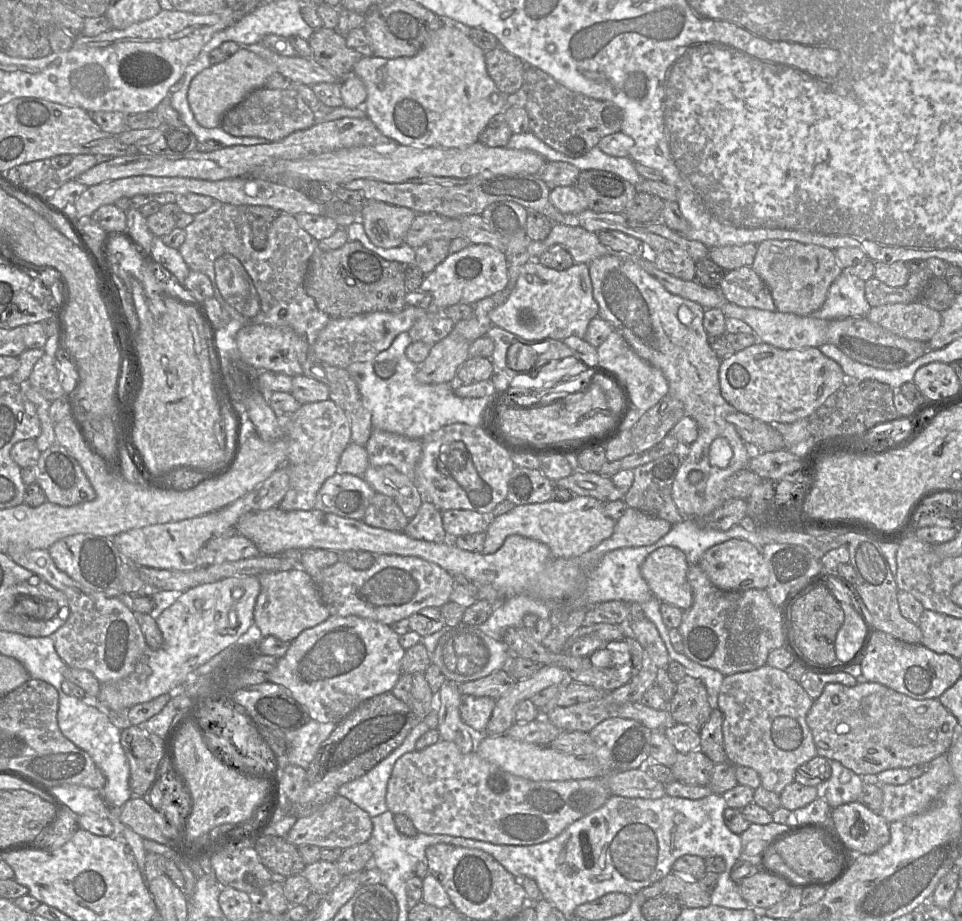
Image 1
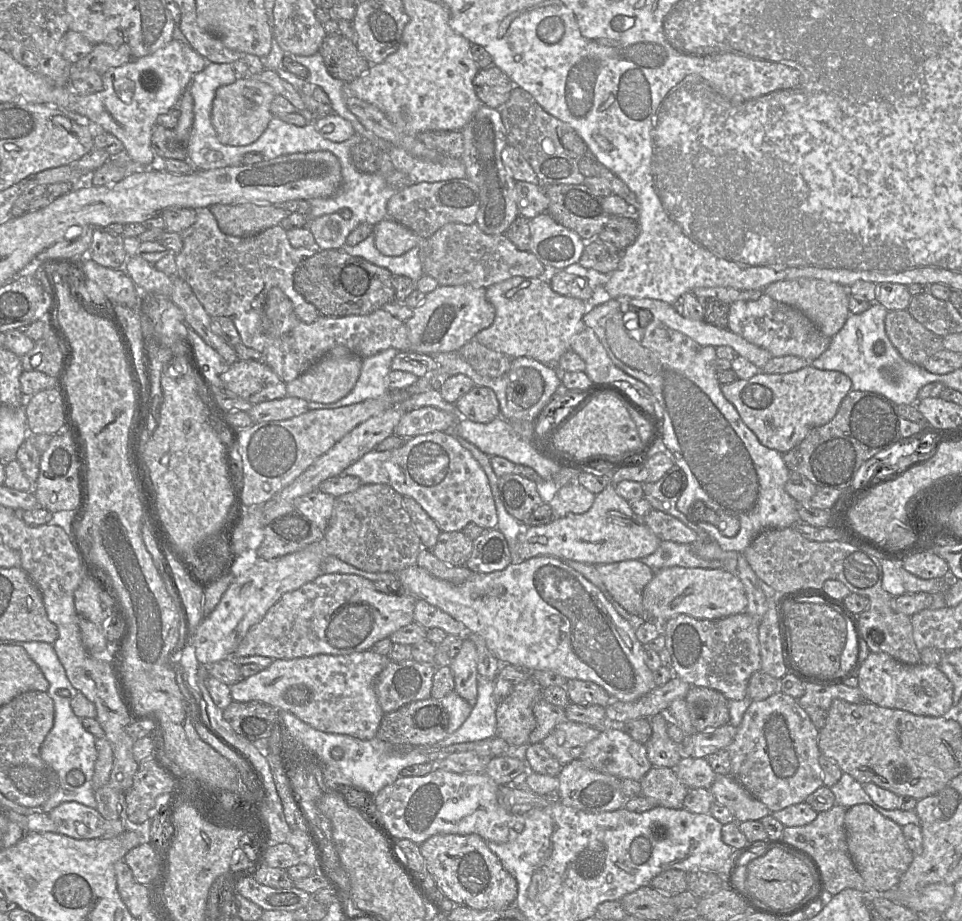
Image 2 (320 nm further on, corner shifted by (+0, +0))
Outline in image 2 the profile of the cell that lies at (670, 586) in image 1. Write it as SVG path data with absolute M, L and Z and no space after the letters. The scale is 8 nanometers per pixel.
M639 560L596 565L608 593L634 616L634 622L647 621L642 594L655 571Z

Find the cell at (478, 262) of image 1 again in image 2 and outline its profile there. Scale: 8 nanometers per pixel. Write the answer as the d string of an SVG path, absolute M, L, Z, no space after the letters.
M470 285L438 286L426 294L421 305L406 321L410 351L421 354L458 352L476 334L490 327L495 319L495 308L486 299L486 288Z

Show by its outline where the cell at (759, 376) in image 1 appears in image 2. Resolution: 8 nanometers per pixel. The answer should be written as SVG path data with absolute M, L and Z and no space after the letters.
M812 364L785 374L761 371L750 379L721 385L725 398L764 446L782 454L803 441L809 432L828 423L844 397L852 390L851 379L842 372L820 370Z

